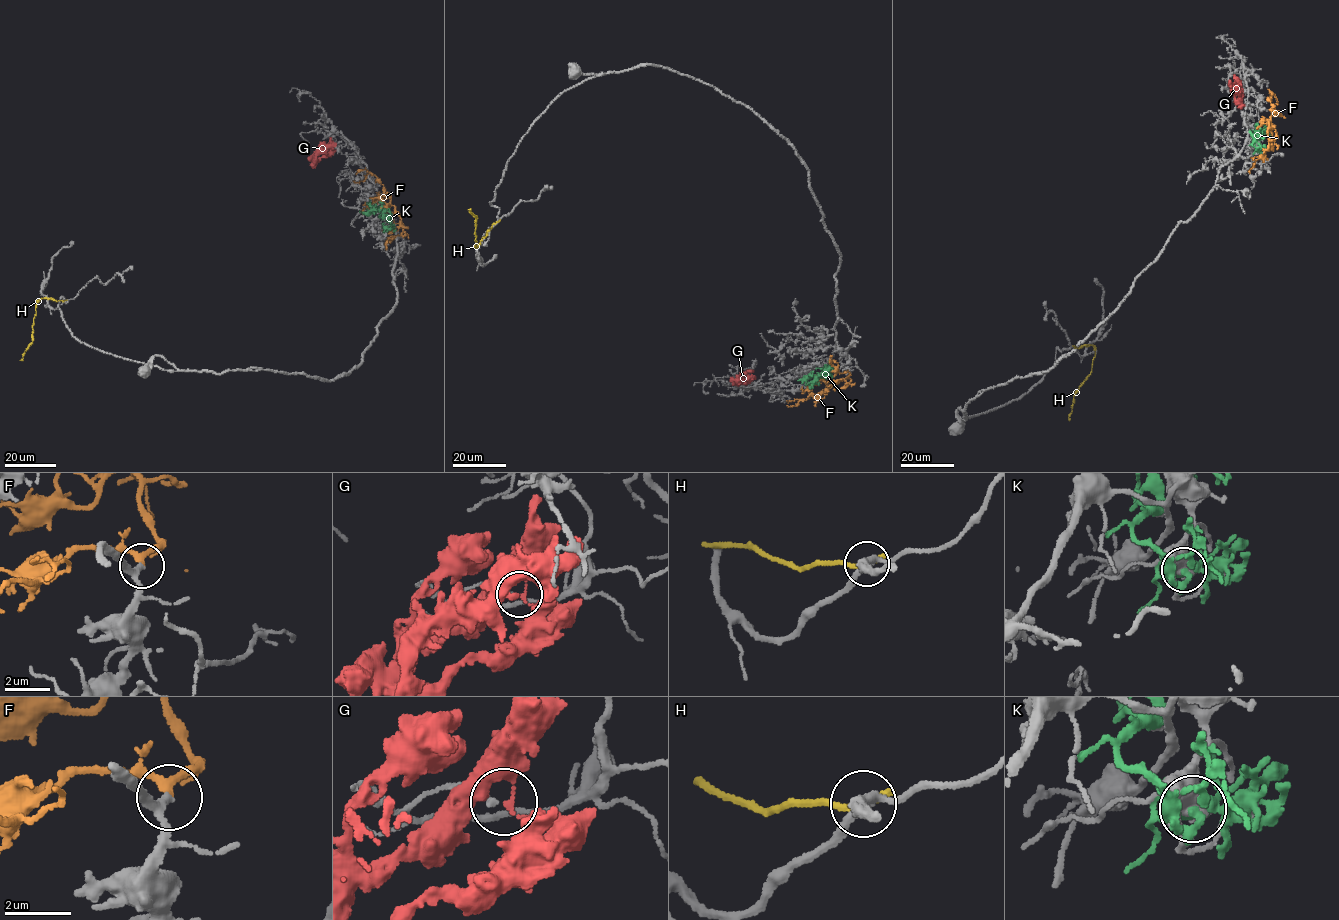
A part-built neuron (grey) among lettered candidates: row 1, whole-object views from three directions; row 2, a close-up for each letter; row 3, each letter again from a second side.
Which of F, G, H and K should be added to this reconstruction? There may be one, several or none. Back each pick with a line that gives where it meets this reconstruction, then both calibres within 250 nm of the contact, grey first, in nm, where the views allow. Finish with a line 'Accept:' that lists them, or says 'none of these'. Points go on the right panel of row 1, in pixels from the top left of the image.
F: Touches grey at (1263, 153). Thickness 200 nm (grey) against 200 nm
Accept: F

